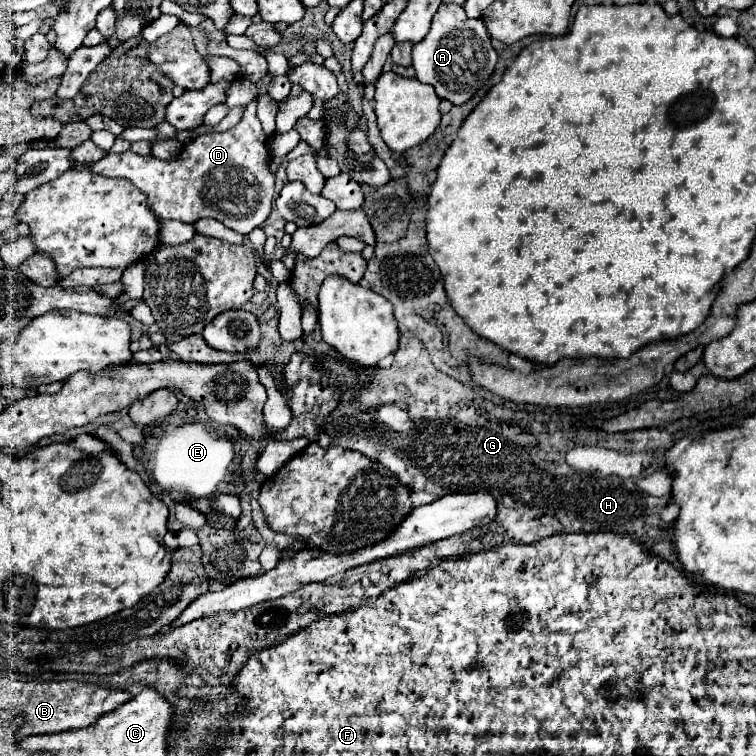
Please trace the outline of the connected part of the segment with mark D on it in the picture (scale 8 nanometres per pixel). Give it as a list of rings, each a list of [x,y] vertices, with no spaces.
[[[266,74],[256,83],[258,96],[248,104],[234,128],[222,134],[198,136],[182,148],[178,160],[160,160],[152,154],[138,156],[126,150],[124,154],[106,154],[92,166],[92,172],[132,182],[148,198],[148,208],[158,220],[194,224],[200,218],[214,218],[244,236],[250,234],[268,220],[274,200],[274,176],[268,172],[268,138],[256,116],[258,97],[267,94],[271,80],[272,75]]]

